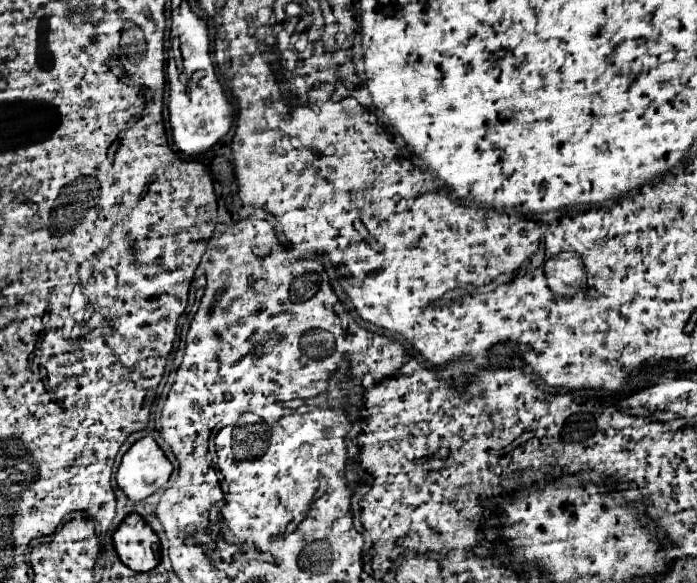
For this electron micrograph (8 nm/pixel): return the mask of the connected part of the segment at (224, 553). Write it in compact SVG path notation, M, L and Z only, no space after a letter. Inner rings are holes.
M222 539L216 541L216 553L222 559L233 559L233 555L238 553L238 549Z

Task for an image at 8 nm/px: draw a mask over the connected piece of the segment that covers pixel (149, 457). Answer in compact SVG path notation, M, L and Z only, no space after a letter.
M151 436L137 440L123 456L117 470L117 484L133 502L157 492L171 476L173 464Z

